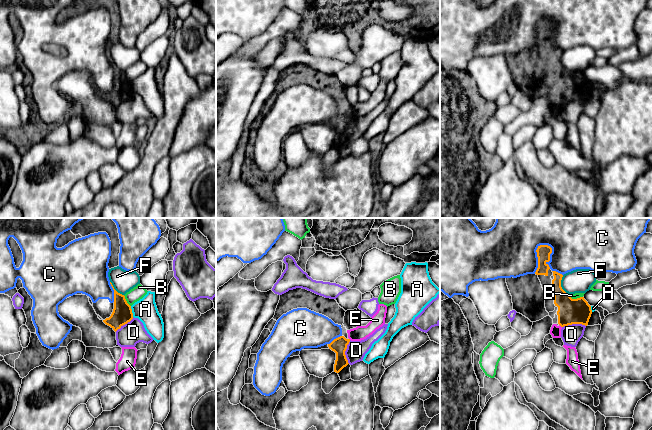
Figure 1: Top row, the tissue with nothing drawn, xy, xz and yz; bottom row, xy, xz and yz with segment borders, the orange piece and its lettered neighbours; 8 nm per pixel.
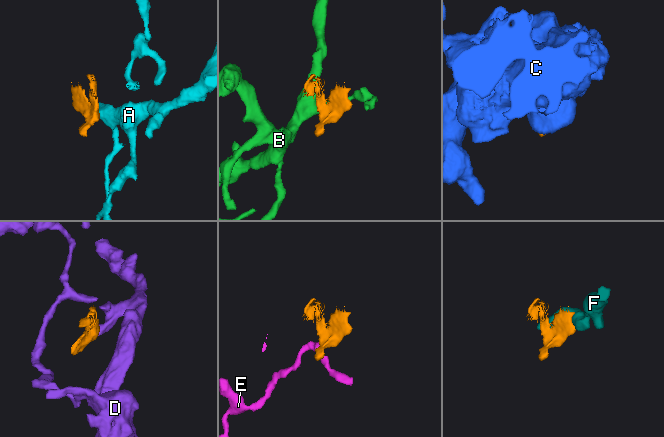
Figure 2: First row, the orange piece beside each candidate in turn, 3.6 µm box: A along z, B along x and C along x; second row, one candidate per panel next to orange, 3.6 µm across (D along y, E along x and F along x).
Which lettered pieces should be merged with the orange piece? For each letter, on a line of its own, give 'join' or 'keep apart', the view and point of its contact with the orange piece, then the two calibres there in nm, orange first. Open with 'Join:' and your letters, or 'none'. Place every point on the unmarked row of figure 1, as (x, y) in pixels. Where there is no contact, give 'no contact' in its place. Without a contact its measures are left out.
Join: none
A: keep apart; meets orange in xy at (131, 87); 160 nm thick on the orange side, 180 nm on the other
B: keep apart; meets orange in yz at (577, 74); 200 nm thick on the orange side, 50 nm on the other
C: keep apart; meets orange in yz at (537, 32); 110 nm thick on the orange side, 440 nm on the other
D: keep apart; meets orange in xz at (344, 128); 130 nm thick on the orange side, 160 nm on the other
E: keep apart; meets orange in yz at (560, 101); 200 nm thick on the orange side, 90 nm on the other
F: keep apart; meets orange in yz at (560, 62); 200 nm thick on the orange side, 190 nm on the other

